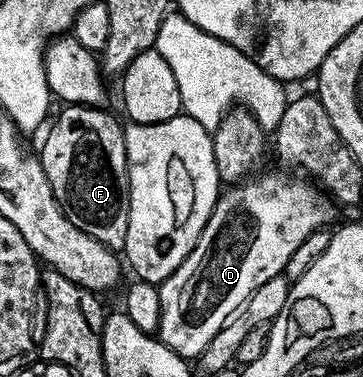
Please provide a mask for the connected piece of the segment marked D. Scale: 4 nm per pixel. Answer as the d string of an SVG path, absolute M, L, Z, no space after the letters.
M267 173L264 177L255 175L224 188L193 251L189 251L181 267L177 267L177 271L170 273L159 285L161 323L157 336L178 357L198 359L213 335L221 331L229 315L236 313L250 299L253 291L261 287L261 283L269 283L269 279L280 276L286 270L289 255L293 255L293 251L297 251L297 247L301 247L301 243L305 243L313 231L332 224L330 221L335 217L336 202L318 184L299 175L283 173Z

